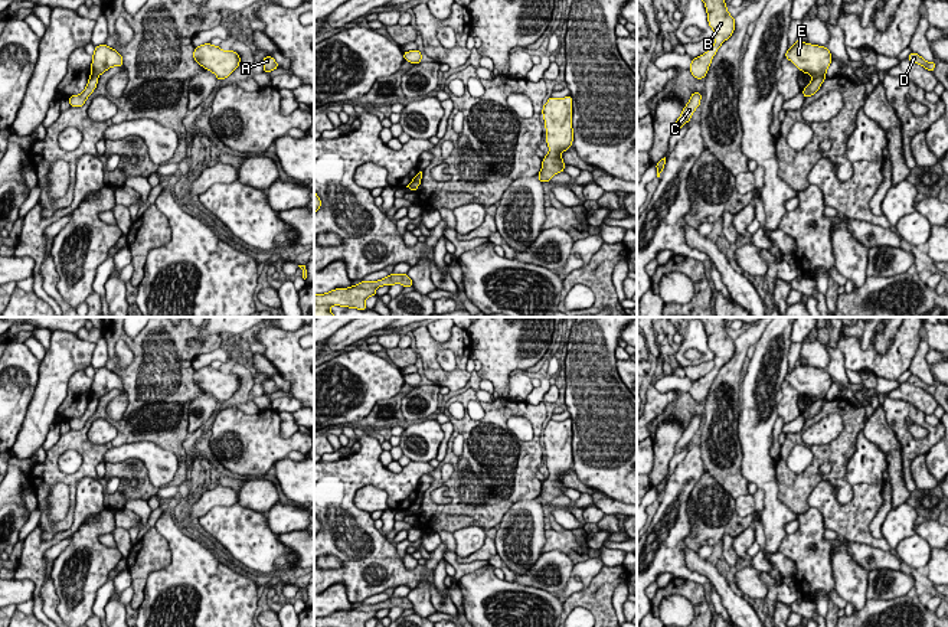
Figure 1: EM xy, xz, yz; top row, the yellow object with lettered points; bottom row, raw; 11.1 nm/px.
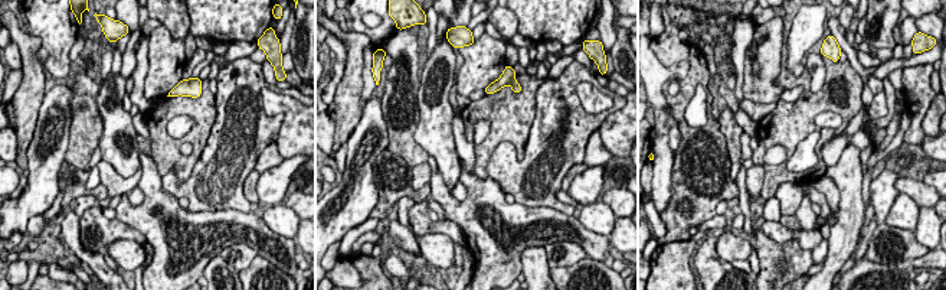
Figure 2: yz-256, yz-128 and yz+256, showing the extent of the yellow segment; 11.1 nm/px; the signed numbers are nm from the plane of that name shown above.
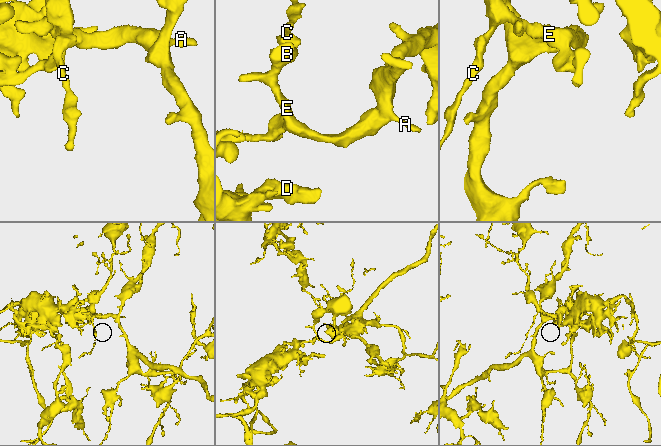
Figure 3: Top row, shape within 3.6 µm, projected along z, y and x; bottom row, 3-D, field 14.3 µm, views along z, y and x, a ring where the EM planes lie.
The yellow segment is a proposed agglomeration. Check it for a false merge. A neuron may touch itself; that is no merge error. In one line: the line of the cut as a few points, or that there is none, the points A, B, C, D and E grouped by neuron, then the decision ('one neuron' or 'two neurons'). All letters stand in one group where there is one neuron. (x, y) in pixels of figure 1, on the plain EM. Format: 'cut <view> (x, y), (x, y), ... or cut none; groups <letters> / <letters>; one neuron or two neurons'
cut yz (824, 397), (813, 401); groups A B C E / D; two neurons

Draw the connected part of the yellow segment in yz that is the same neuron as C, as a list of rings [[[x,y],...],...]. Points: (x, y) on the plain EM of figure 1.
[[[693,415],[687,428],[683,431],[680,440],[676,444],[674,454],[679,454],[686,445],[690,444],[694,432],[700,428],[702,417]]]

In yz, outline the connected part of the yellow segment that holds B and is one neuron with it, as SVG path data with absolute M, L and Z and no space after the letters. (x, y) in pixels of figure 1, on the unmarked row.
M697 317L706 330L709 349L715 355L715 368L703 378L693 381L690 395L696 402L706 401L709 389L717 372L735 353L735 340L726 332L725 317Z

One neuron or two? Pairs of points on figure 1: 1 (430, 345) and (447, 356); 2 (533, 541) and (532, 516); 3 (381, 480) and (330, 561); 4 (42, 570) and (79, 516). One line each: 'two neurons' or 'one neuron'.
1: two neurons
2: one neuron
3: two neurons
4: one neuron

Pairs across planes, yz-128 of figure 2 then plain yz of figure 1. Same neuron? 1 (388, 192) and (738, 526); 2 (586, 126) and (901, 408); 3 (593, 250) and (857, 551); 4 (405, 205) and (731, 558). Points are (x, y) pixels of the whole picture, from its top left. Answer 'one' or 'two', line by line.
1: one
2: one
3: one
4: one

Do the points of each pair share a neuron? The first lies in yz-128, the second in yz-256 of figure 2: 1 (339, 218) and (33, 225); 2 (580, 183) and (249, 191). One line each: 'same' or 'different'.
1: different
2: different

